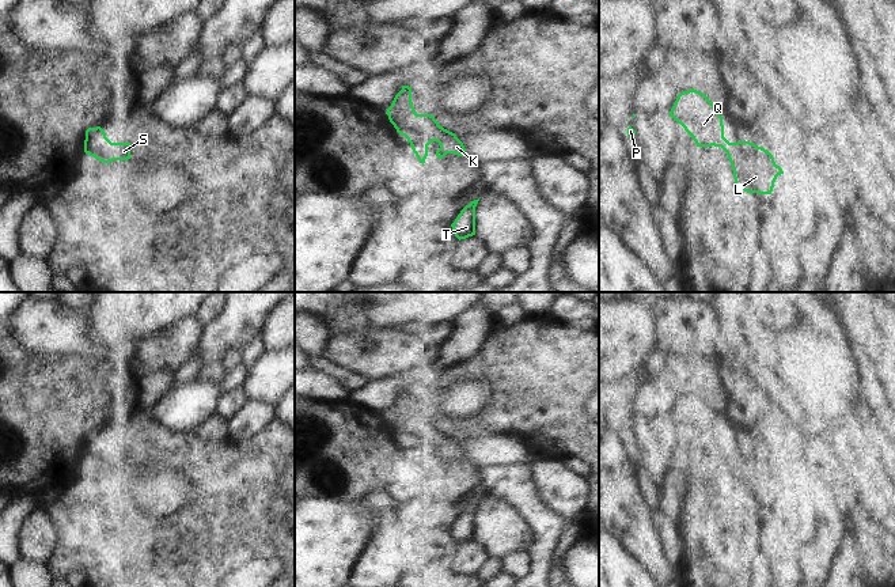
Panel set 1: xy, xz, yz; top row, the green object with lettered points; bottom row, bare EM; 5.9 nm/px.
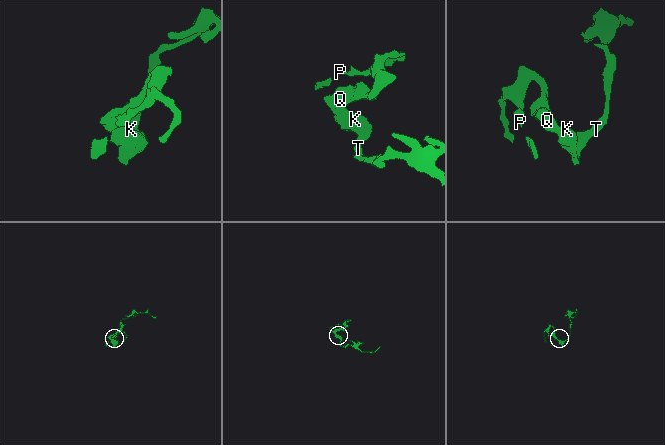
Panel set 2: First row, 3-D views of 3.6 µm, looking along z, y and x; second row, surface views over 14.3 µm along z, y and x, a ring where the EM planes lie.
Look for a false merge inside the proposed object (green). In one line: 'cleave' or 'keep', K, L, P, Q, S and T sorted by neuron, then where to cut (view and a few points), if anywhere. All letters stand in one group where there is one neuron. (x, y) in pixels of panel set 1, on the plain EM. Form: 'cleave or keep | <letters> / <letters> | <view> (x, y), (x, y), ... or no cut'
keep | K L P Q S T | no cut

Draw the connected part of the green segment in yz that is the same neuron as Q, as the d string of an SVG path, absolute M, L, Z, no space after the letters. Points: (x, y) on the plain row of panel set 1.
M691 393L678 399L670 419L684 435L693 442L697 451L721 451L733 473L735 491L747 497L771 499L774 486L778 480L784 478L782 473L775 469L773 459L750 446L729 447L724 442L723 421L709 405L709 402Z

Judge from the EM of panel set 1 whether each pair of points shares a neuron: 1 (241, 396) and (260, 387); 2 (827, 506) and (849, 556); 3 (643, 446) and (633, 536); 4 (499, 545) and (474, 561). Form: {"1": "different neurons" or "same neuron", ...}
{"1": "different neurons", "2": "different neurons", "3": "different neurons", "4": "different neurons"}

